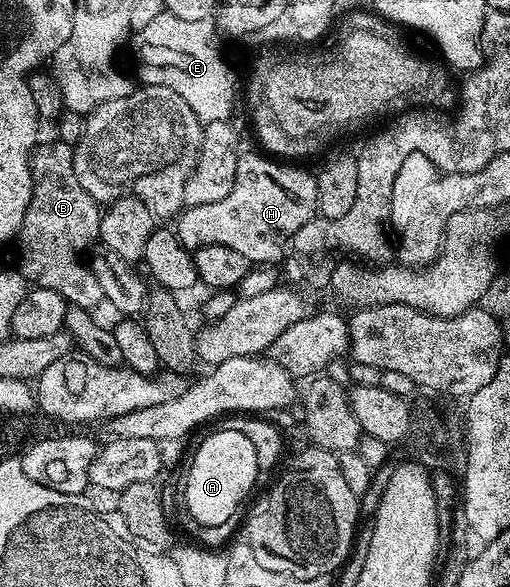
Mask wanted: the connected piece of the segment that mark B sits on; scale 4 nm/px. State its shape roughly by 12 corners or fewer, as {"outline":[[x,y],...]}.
{"outline":[[72,145],[31,153],[18,234],[24,281],[95,310],[101,286],[79,243],[100,205],[73,174]]}

